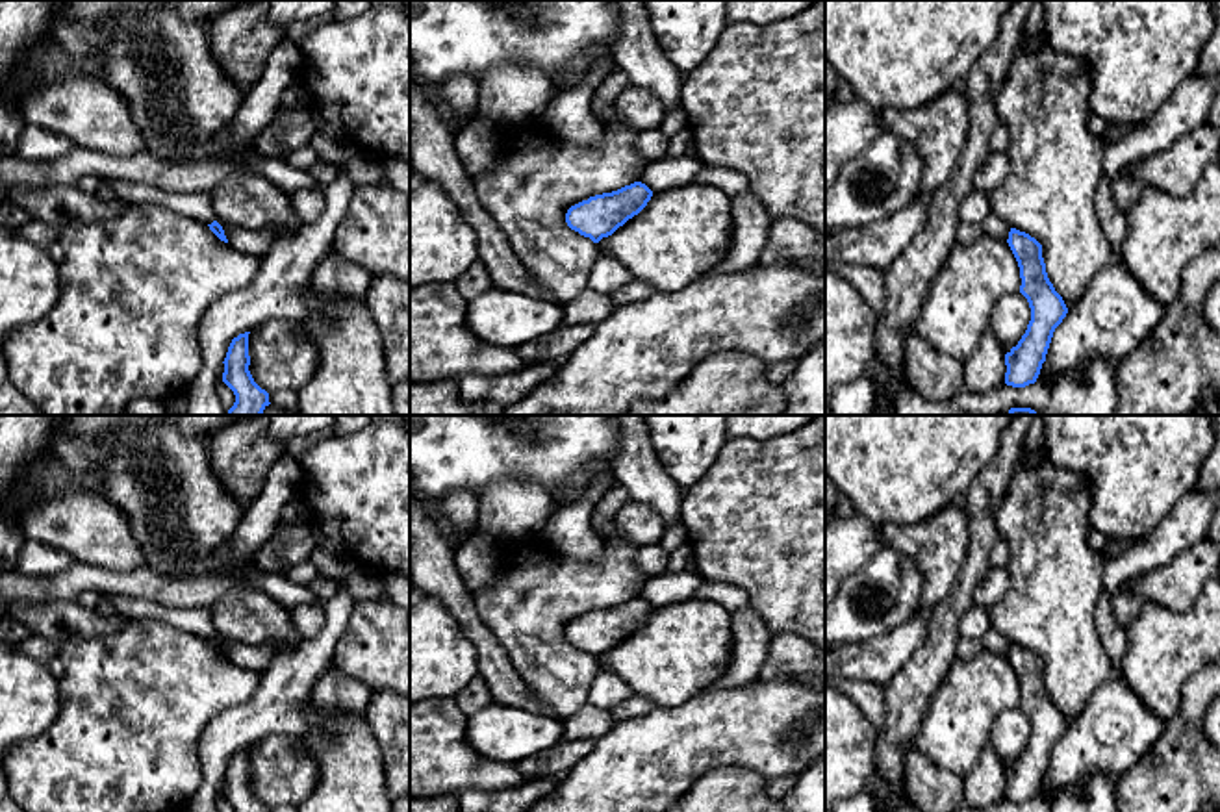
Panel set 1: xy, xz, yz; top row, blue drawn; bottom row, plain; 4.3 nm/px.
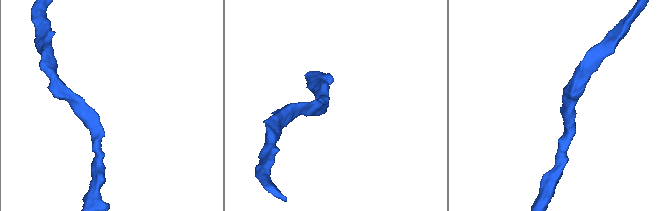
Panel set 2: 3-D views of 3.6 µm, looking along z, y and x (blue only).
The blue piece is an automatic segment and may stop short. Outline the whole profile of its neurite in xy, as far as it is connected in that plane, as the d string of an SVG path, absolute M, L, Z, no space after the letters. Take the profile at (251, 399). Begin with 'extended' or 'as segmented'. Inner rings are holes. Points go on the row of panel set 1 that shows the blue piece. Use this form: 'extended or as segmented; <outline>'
as segmented; M245 332L232 339L222 362L222 382L235 395L235 402L228 410L228 415L261 415L263 410L271 404L269 393L254 382L248 371L248 334L250 332Z

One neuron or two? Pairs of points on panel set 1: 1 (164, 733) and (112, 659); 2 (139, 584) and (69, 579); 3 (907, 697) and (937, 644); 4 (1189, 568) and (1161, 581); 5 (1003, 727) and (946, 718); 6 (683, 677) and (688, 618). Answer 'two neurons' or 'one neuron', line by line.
1: one neuron
2: one neuron
3: one neuron
4: one neuron
5: two neurons
6: one neuron

